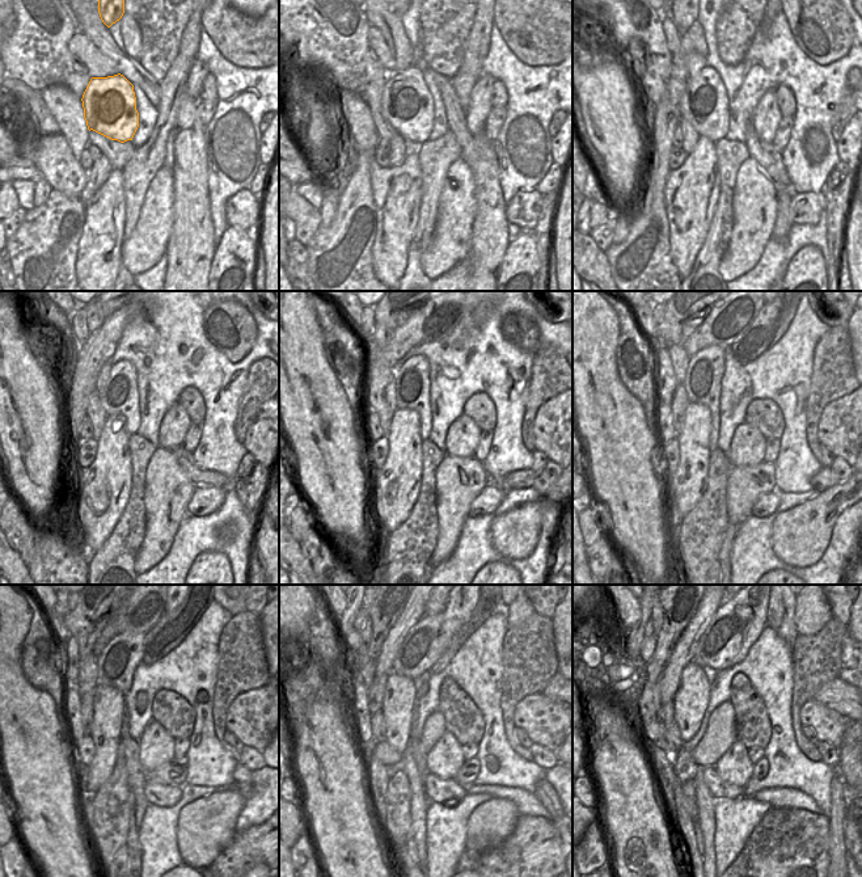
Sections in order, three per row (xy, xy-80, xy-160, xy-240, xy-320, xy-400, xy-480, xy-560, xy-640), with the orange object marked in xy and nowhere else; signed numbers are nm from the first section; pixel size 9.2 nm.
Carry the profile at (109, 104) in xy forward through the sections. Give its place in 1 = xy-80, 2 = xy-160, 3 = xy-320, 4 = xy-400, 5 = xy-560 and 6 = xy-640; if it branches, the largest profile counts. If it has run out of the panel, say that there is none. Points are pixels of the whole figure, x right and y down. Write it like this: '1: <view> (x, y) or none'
1: xy-80 (406, 104)
2: xy-160 (705, 105)
3: xy-320 (413, 378)
4: xy-400 (702, 383)
5: xy-560 (425, 643)
6: xy-640 (738, 623)

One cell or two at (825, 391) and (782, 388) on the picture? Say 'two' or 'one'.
two

